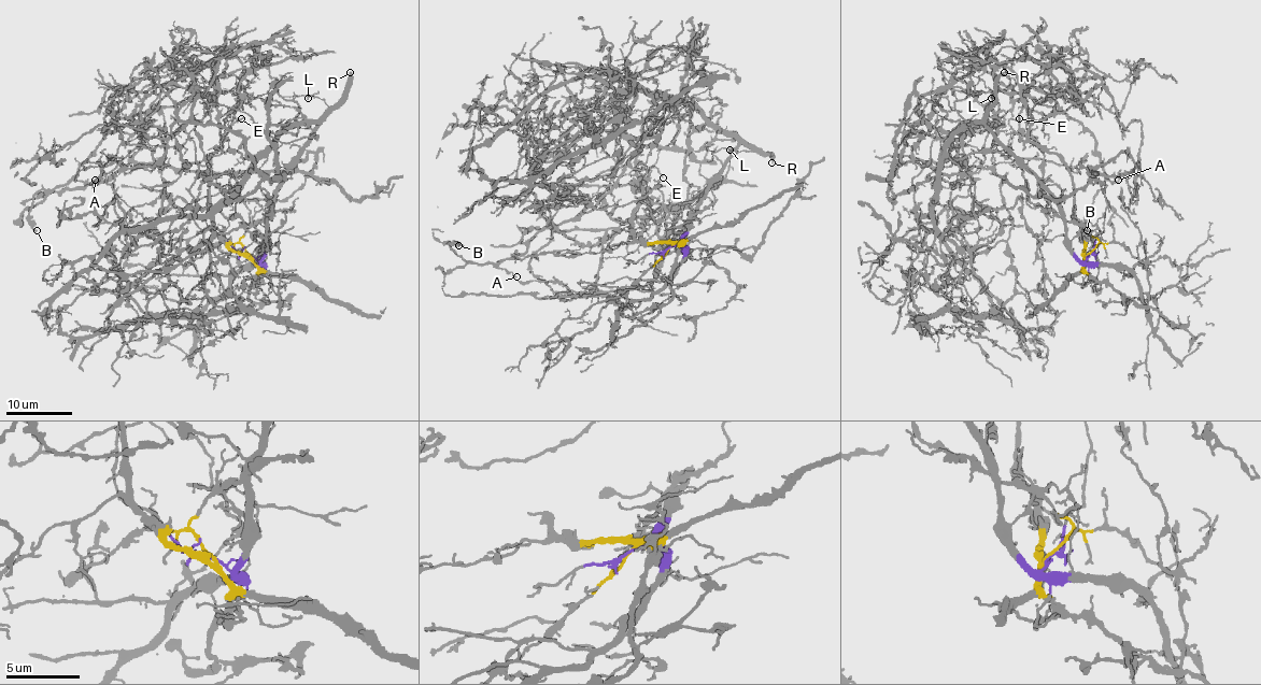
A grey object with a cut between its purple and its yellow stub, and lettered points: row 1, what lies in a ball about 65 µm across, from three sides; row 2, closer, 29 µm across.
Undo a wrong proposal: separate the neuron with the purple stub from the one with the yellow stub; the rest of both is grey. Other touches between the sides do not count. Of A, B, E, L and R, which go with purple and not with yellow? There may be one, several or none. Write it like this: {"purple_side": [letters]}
{"purple_side": ["L", "R"]}

